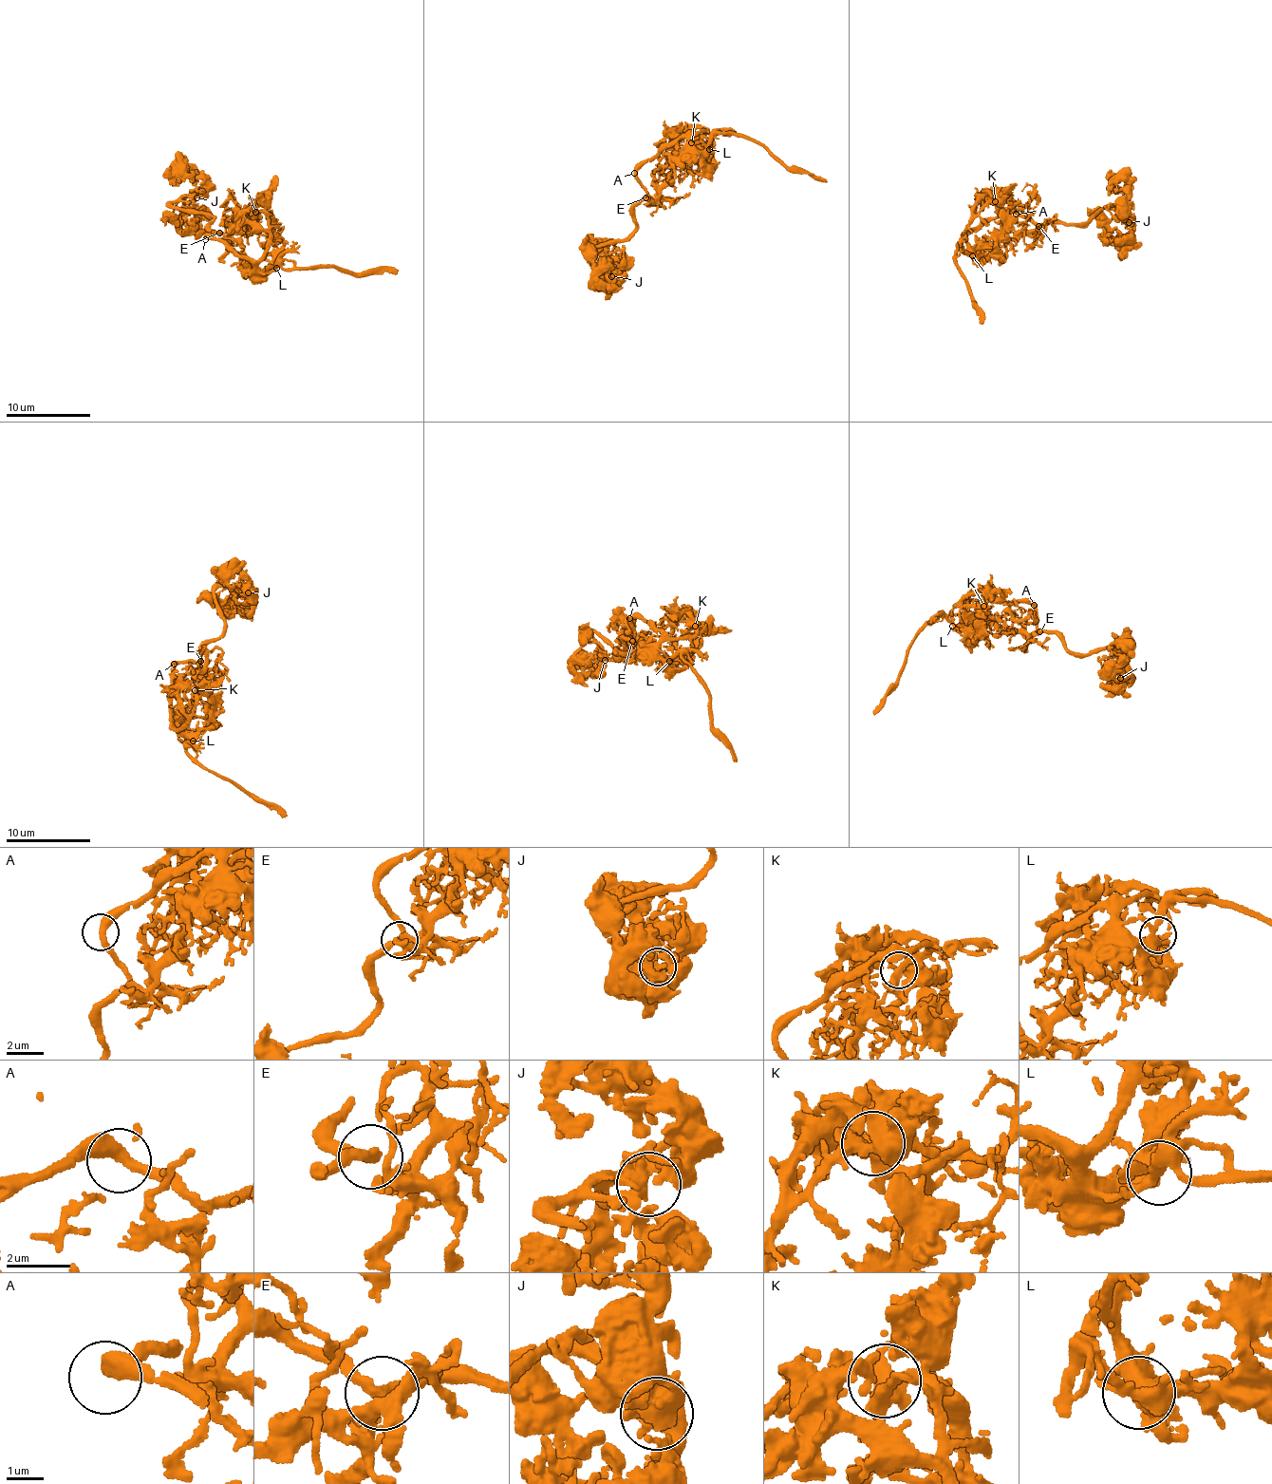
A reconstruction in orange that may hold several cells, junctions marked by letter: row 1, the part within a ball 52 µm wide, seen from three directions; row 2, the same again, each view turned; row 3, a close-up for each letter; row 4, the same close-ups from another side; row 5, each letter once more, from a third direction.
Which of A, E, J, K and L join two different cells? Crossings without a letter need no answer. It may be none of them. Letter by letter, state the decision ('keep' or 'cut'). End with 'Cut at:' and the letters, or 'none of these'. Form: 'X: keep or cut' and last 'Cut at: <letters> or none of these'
A: keep
E: keep
J: keep
K: keep
L: keep
Cut at: none of these

